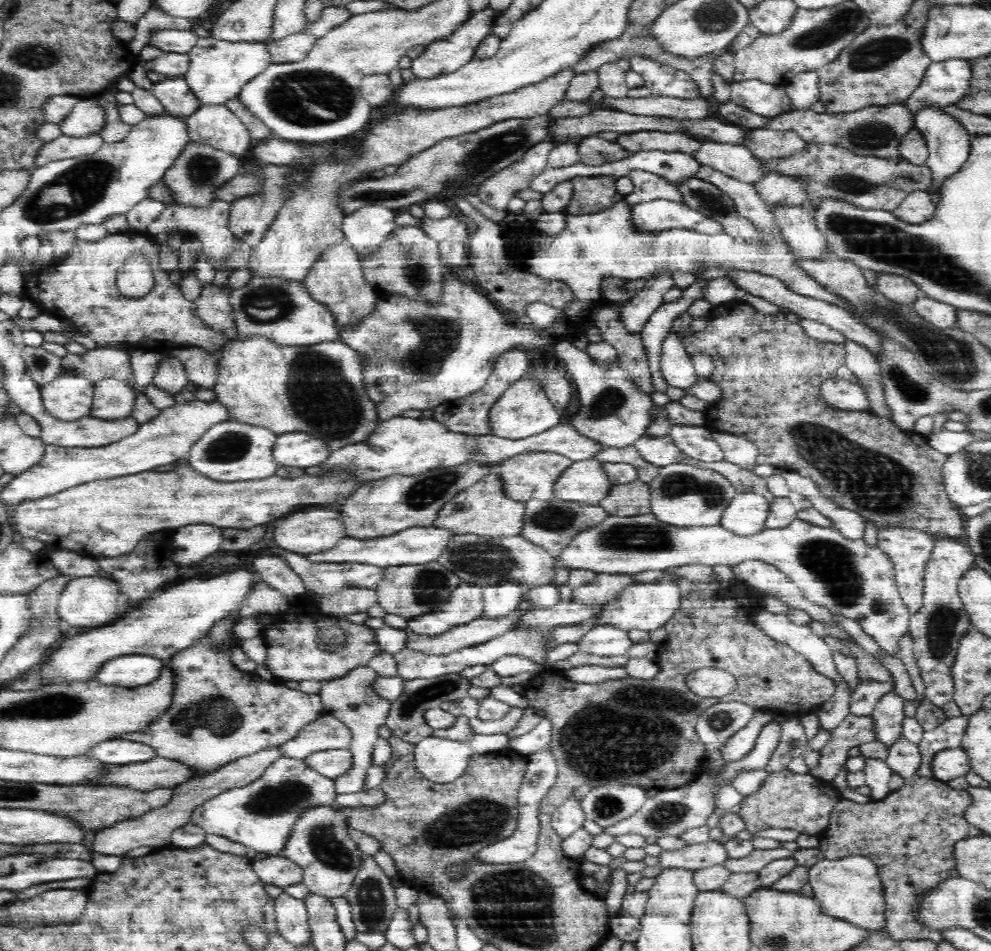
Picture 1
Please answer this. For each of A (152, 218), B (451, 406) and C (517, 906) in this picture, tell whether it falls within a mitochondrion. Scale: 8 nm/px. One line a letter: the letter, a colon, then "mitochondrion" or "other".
A: other
B: other
C: mitochondrion

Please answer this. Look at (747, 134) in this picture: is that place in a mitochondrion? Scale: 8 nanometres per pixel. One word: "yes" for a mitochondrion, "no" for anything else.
no

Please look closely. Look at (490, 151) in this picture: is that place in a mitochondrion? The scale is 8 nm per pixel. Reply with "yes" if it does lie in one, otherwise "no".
yes

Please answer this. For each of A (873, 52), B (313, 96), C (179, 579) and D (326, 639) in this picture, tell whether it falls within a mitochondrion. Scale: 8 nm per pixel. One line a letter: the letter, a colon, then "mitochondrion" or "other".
A: mitochondrion
B: mitochondrion
C: other
D: mitochondrion

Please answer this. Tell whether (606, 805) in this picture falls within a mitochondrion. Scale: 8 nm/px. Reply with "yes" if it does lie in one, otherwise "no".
yes

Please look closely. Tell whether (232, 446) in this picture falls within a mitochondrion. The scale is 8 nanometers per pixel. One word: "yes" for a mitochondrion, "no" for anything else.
yes

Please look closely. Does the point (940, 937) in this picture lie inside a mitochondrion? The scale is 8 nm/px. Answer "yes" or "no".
no

